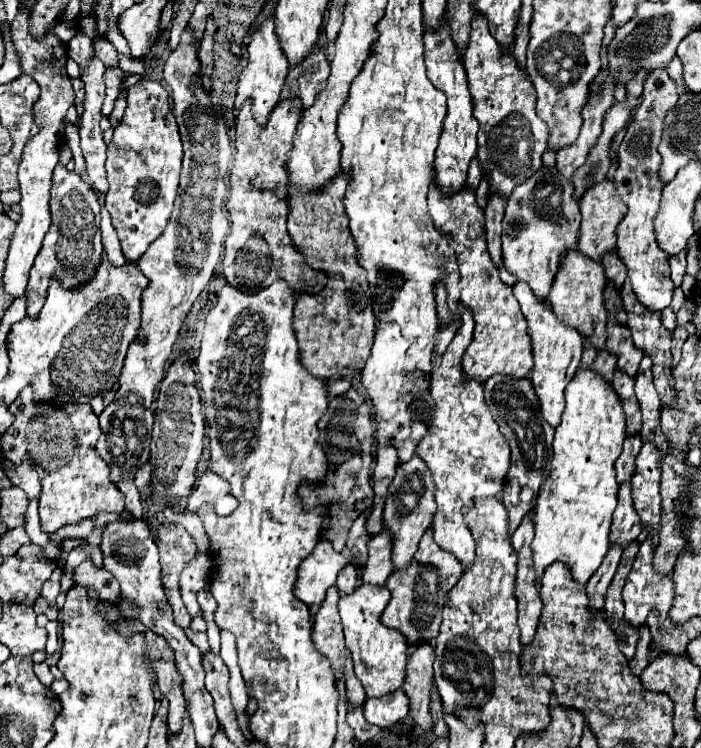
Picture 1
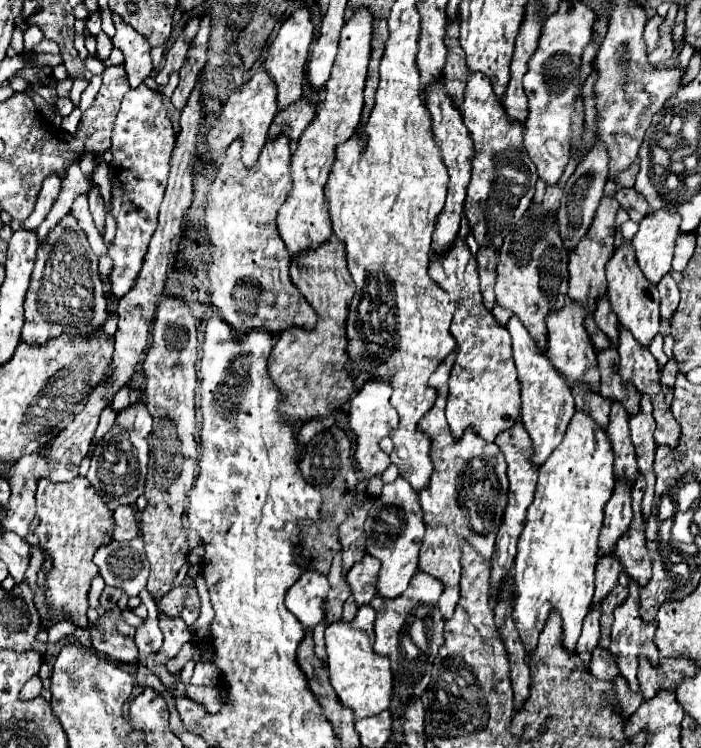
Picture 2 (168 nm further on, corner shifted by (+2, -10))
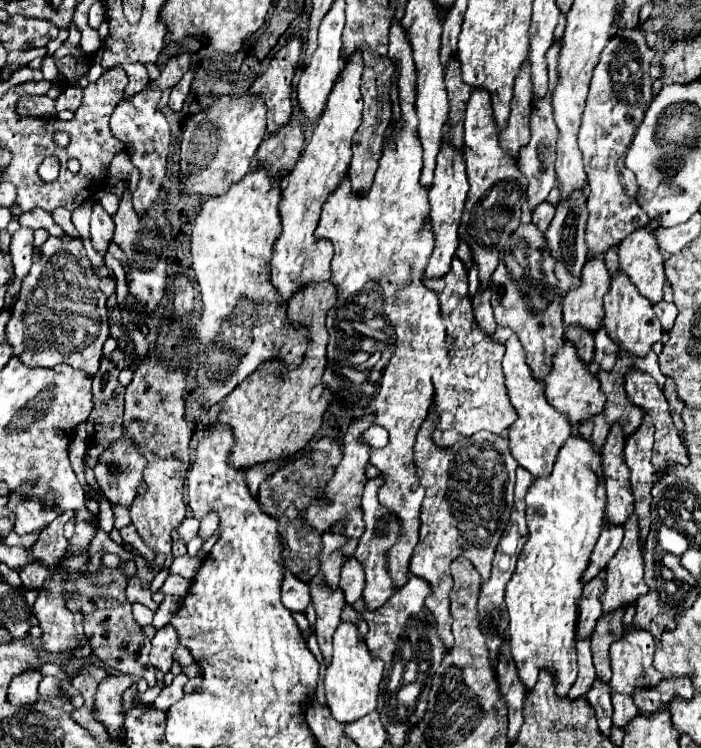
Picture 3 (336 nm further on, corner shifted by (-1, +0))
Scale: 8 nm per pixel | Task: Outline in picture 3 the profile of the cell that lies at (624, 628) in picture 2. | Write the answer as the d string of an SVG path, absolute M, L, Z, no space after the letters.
M634 625L624 627L622 639L616 641L616 645L612 645L612 649L610 649L610 659L612 659L610 687L612 687L612 703L614 703L614 715L612 715L614 725L626 727L628 719L638 715L634 701L632 701L634 687L638 687L638 685L652 687L662 681L660 673L656 673L656 669L652 665L652 657L654 657L654 635L650 631L634 627Z

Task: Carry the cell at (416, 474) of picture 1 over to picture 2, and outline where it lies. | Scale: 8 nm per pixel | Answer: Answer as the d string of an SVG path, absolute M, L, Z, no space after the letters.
M401 477L389 485L383 485L381 493L377 495L377 503L381 505L375 505L373 501L365 521L365 551L367 555L373 555L381 561L377 575L377 595L383 599L395 599L407 589L409 579L417 571L417 555L423 543L425 523L421 521L419 495L413 495L413 489L409 489L409 483L405 483Z

